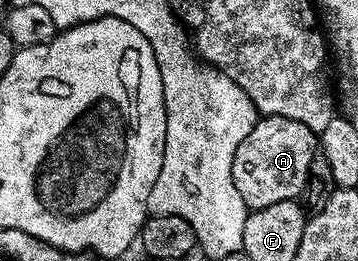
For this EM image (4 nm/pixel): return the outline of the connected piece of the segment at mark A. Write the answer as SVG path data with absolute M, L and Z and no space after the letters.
M262 117L257 121L232 159L232 179L247 210L272 207L272 203L301 198L308 167L319 145L316 134L304 127L304 123L296 123L296 119Z

